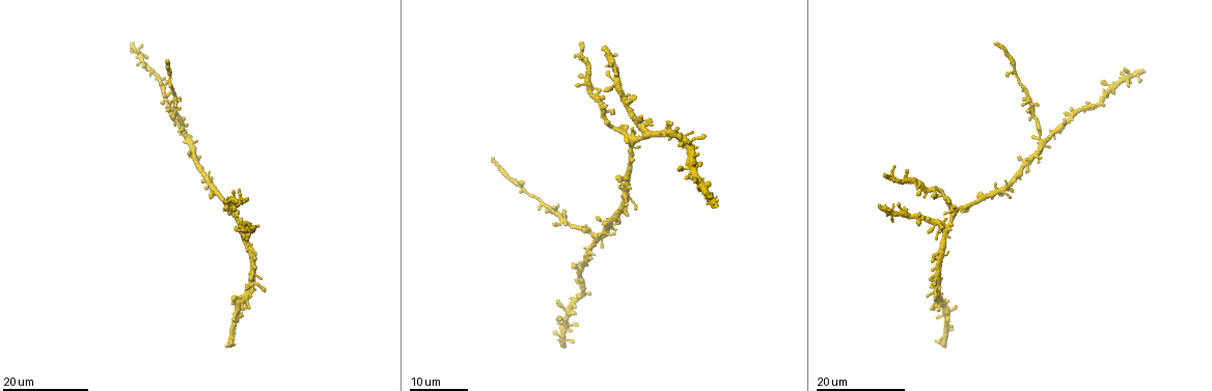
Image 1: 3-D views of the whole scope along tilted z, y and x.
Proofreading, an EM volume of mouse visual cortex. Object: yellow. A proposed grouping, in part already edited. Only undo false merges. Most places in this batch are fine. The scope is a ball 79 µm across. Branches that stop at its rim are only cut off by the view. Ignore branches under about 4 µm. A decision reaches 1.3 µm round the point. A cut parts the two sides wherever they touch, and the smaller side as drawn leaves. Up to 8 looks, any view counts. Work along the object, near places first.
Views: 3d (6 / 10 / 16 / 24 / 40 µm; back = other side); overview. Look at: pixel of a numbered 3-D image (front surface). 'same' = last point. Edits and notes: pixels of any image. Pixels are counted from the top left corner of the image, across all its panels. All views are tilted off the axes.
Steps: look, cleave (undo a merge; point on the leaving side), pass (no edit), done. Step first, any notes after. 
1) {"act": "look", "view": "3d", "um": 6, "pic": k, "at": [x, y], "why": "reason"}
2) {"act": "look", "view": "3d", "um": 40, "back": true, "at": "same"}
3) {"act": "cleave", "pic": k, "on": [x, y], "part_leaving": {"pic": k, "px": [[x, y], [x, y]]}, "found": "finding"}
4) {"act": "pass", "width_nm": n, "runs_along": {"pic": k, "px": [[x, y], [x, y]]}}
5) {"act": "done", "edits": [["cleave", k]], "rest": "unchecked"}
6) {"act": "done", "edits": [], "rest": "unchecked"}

{"act": "look", "view": "3d", "um": 16, "pic": 1, "at": [629, 135], "why": "thin arm on a thick one"}

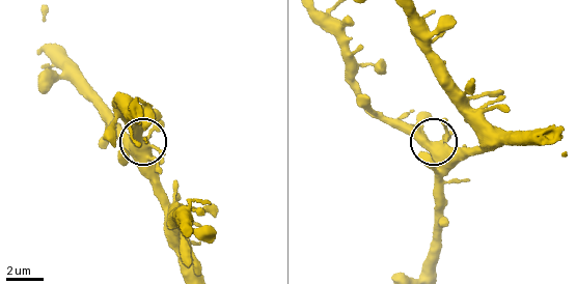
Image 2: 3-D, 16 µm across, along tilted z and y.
{"act": "look", "view": "3d", "um": 6, "pic": 2, "at": [436, 145], "why": "zoom in"}

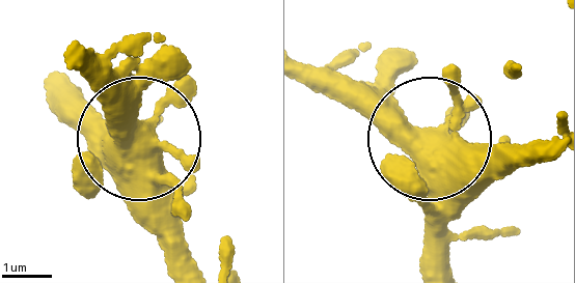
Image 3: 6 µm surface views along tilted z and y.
{"act": "pass", "runs_along": {"pic": 3, "px": [[438, 262], [430, 136], [308, 88]]}, "found": "all the same cell"}

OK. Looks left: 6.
{"act": "look", "view": "3d", "um": 24, "pic": 1, "at": [944, 224], "why": "three arms meet"}

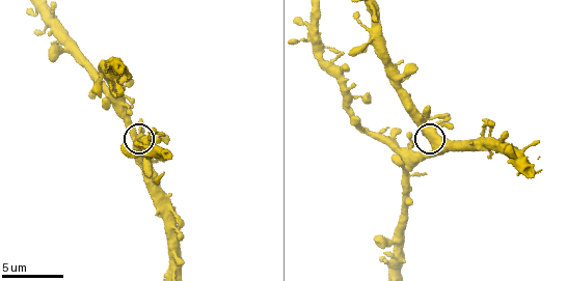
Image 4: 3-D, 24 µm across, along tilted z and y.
{"act": "look", "view": "3d", "um": 6, "pic": 4, "at": [432, 144], "why": "zoom in"}

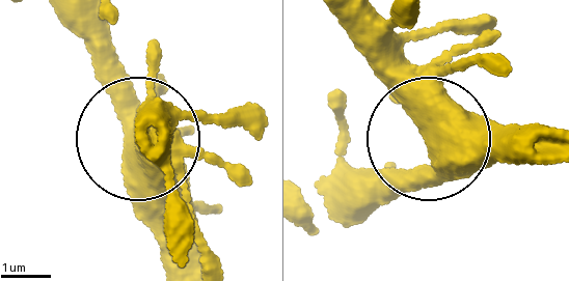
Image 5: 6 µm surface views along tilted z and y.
{"act": "pass", "side_arm_um": 18, "runs_along": {"pic": 5, "px": [[71, 23], [107, 96], [160, 155]]}, "found": "continuous, no second cell"}

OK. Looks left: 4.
{"act": "look", "view": "3d", "um": 24, "pic": 1, "at": [251, 285], "why": "small branch off a trunk"}

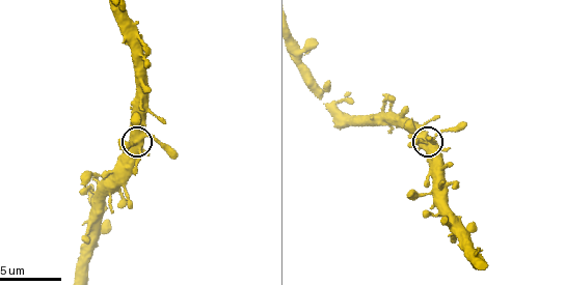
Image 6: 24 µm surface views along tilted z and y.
{"act": "look", "view": "3d", "um": 10, "pic": 6, "at": [144, 135]}

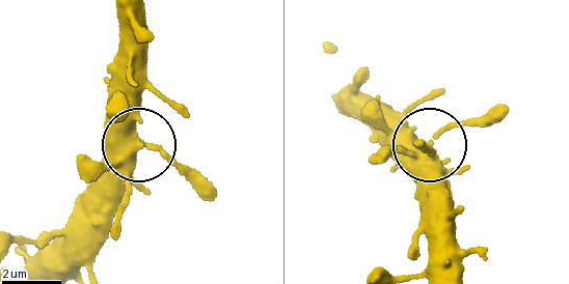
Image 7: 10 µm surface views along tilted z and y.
{"act": "pass", "found": "continuous, no second cell"}

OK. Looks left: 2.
{"act": "look", "view": "3d", "um": 16, "pic": 1, "at": [1041, 142], "why": "four or more arms meet"}

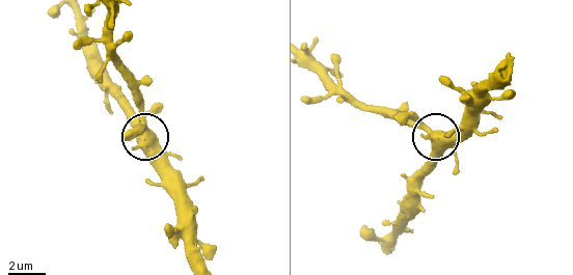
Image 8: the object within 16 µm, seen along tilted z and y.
{"act": "look", "view": "3d", "um": 10, "at": "same"}

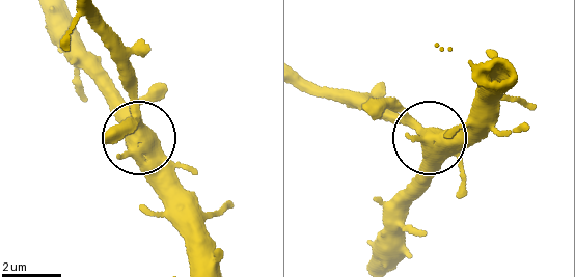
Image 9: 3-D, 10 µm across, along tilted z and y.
{"act": "pass", "width_nm": 420, "runs_along": {"pic": 9, "px": [[196, 265], [160, 162], [139, 131], [136, 70]]}, "found": "all the same cell"}

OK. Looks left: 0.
{"act": "done", "edits": [], "rest": "unchecked"}

